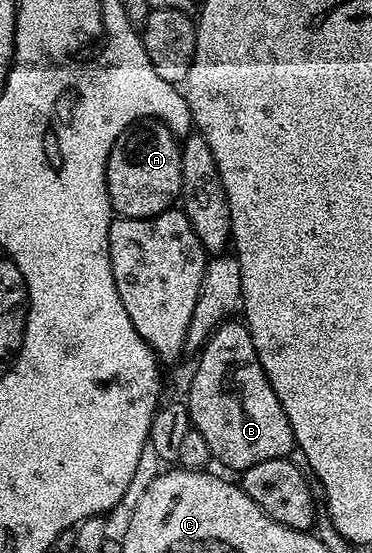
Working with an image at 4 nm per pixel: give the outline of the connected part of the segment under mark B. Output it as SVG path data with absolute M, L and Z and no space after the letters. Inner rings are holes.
M226 321L214 329L213 335L201 347L197 356L197 368L193 371L193 380L189 383L189 422L192 430L203 433L207 440L207 449L211 449L213 459L223 466L230 467L234 473L246 471L251 465L259 465L259 461L284 459L295 451L295 440L291 421L287 421L287 413L283 413L283 405L279 405L279 397L275 397L275 389L271 389L271 381L267 381L267 373L263 373L263 365L259 365L259 357L255 353L255 345L251 341L251 333L244 322Z

